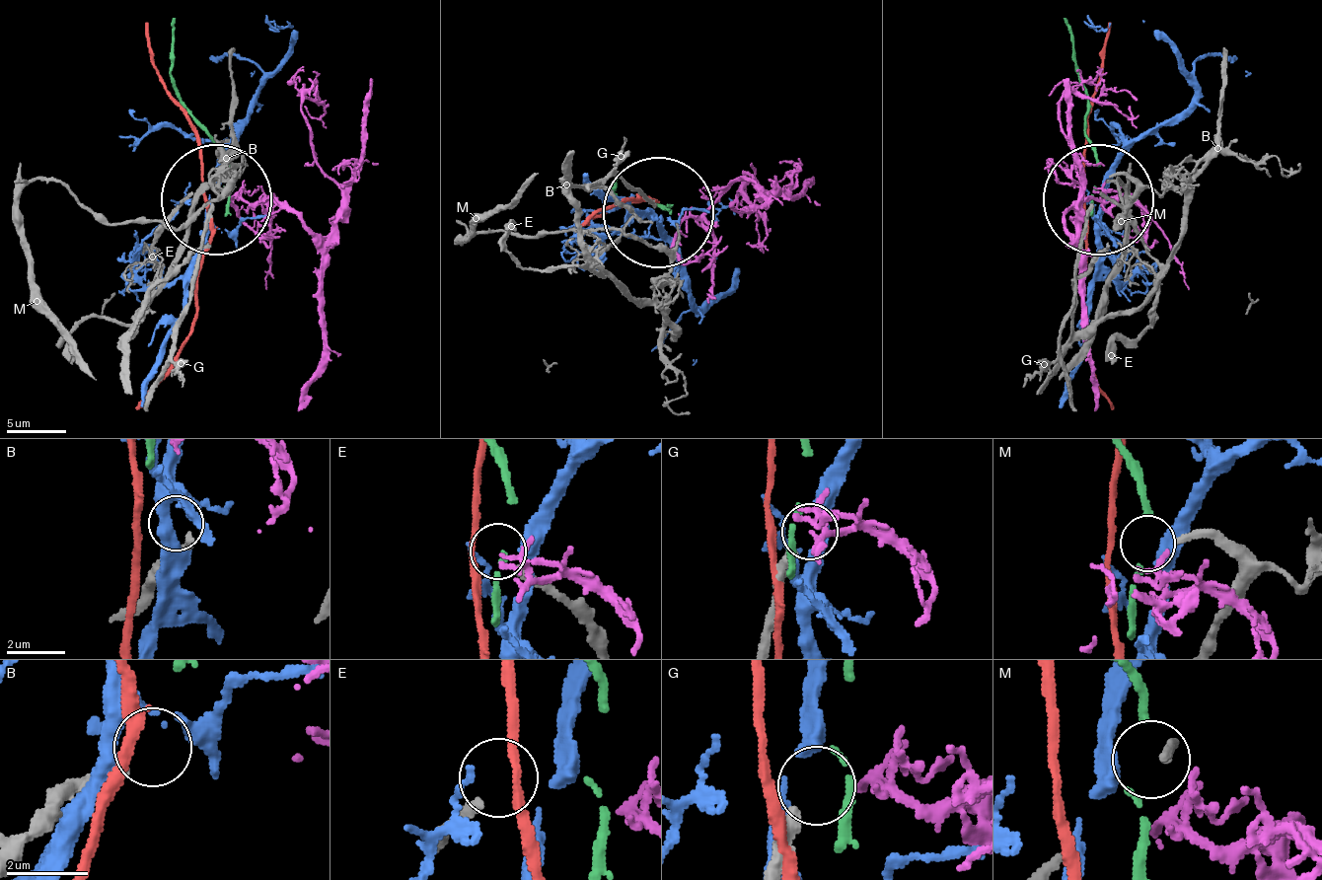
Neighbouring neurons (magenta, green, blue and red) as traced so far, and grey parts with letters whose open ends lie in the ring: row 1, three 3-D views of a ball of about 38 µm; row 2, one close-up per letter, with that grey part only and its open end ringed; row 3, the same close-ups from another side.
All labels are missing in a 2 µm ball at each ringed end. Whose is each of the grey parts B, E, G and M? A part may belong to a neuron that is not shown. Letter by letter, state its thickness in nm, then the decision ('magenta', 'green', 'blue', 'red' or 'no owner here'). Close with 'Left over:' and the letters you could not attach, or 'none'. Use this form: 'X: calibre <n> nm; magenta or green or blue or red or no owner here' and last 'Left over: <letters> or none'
B: calibre 220 nm; no owner here
E: calibre 220 nm; no owner here
G: calibre 340 nm; no owner here
M: calibre 200 nm; no owner here
Left over: B, E, G, M

